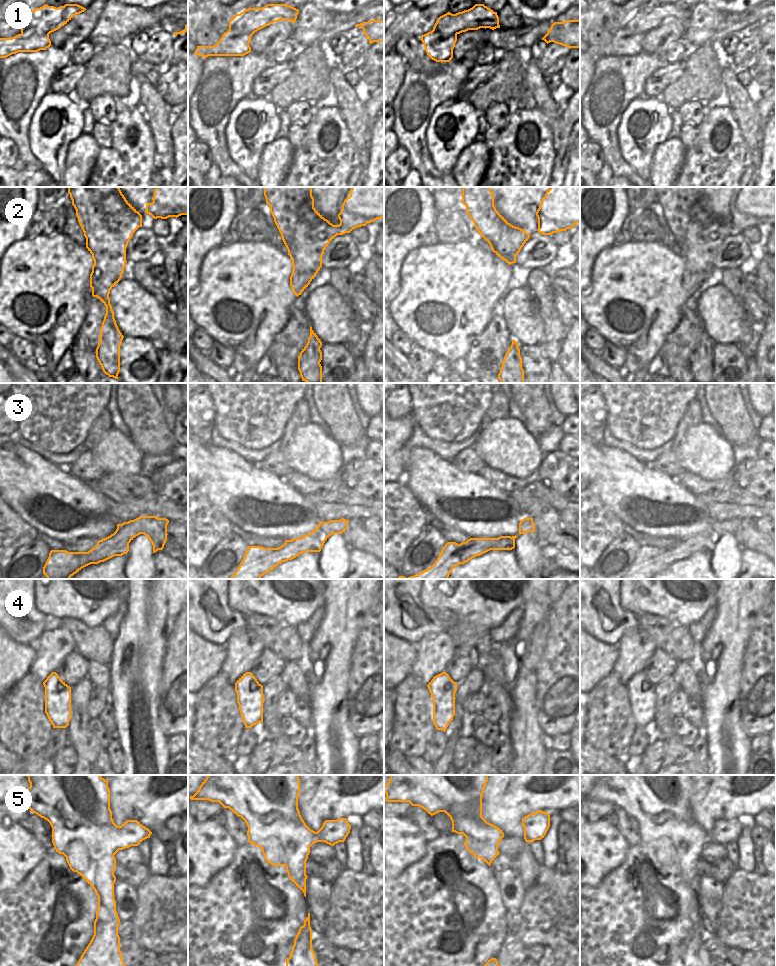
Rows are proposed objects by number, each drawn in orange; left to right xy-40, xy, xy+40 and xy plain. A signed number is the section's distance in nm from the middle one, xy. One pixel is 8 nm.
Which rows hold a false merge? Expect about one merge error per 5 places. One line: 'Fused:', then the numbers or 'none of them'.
Fused: 1

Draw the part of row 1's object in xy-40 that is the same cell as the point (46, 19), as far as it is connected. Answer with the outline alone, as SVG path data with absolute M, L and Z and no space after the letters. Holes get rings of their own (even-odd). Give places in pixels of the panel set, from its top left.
M46 4L29 12L17 25L21 33L34 30L40 34L50 34L85 10L86 8L78 4L65 4L58 8Z

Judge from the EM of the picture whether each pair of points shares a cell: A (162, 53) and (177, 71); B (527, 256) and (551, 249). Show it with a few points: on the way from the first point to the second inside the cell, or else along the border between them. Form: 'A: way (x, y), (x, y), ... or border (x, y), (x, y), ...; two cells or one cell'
A: border (169, 60), (161, 68); two cells
B: way (534, 260), (543, 259), (544, 253); one cell

